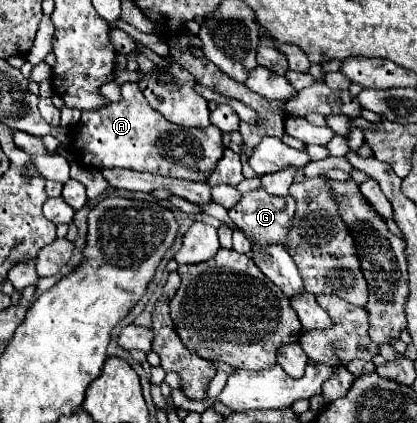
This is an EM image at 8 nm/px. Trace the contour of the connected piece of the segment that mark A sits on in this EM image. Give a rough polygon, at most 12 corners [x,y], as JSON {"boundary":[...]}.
{"boundary":[[137,84],[83,112],[87,168],[205,182],[221,130],[175,126]]}

